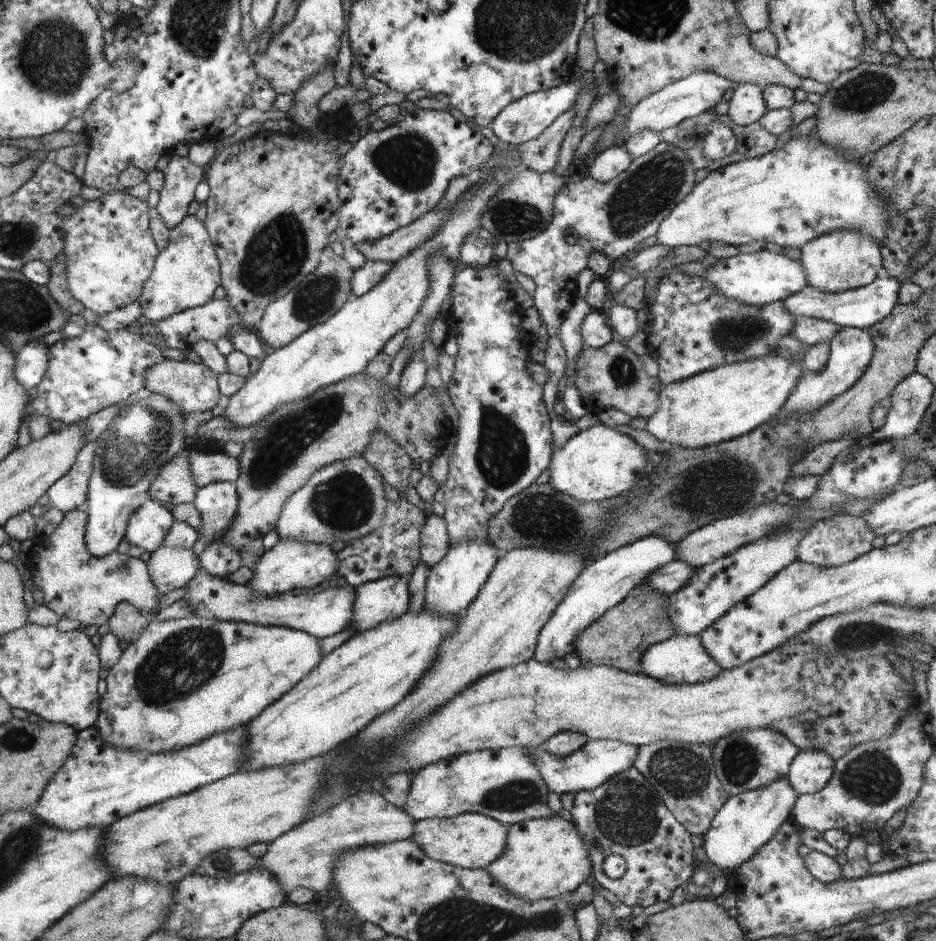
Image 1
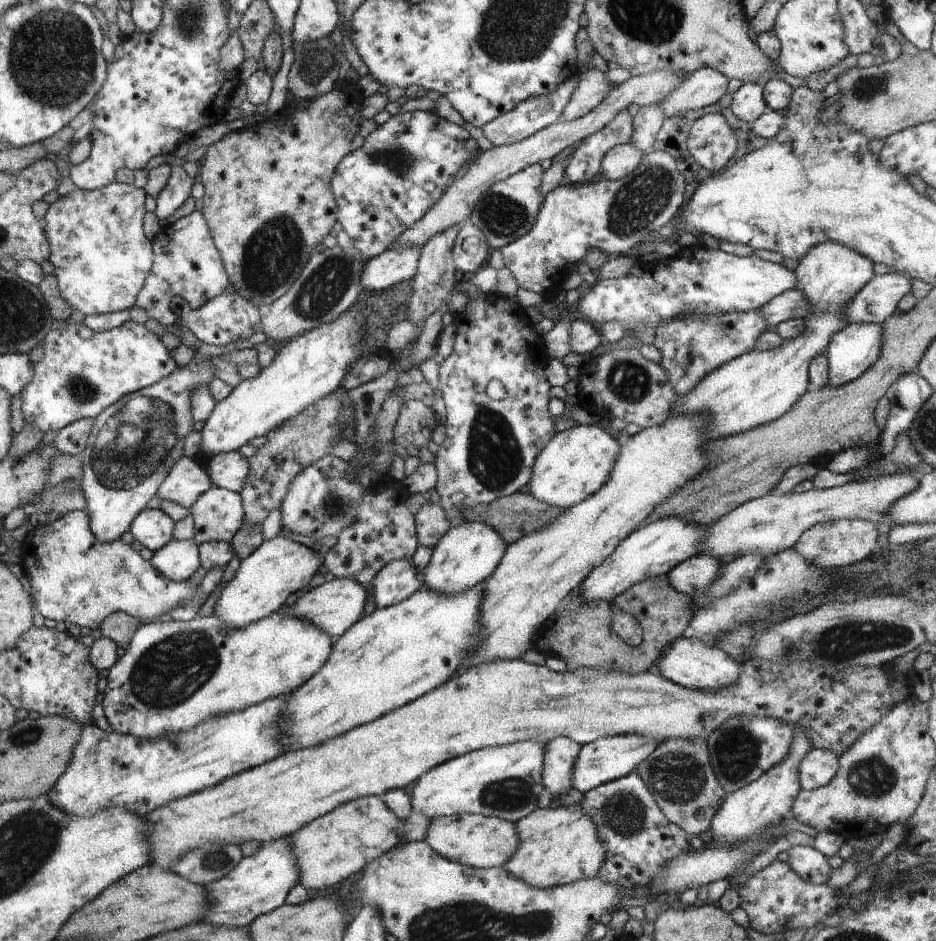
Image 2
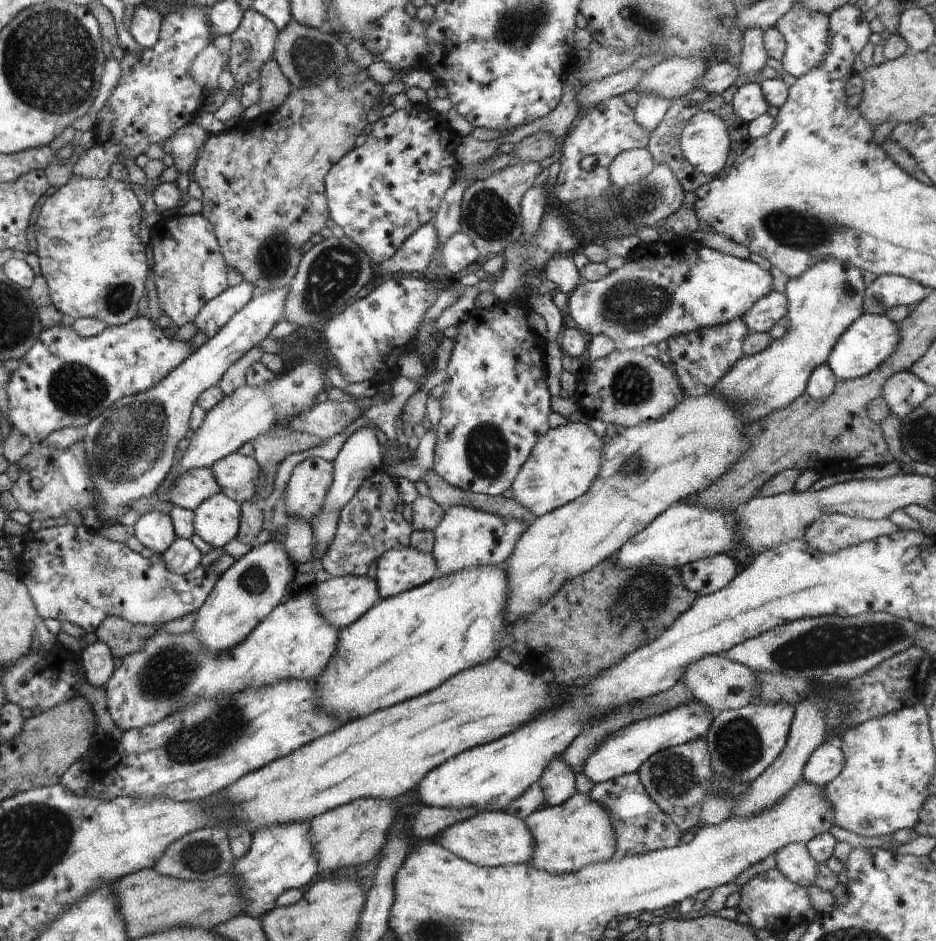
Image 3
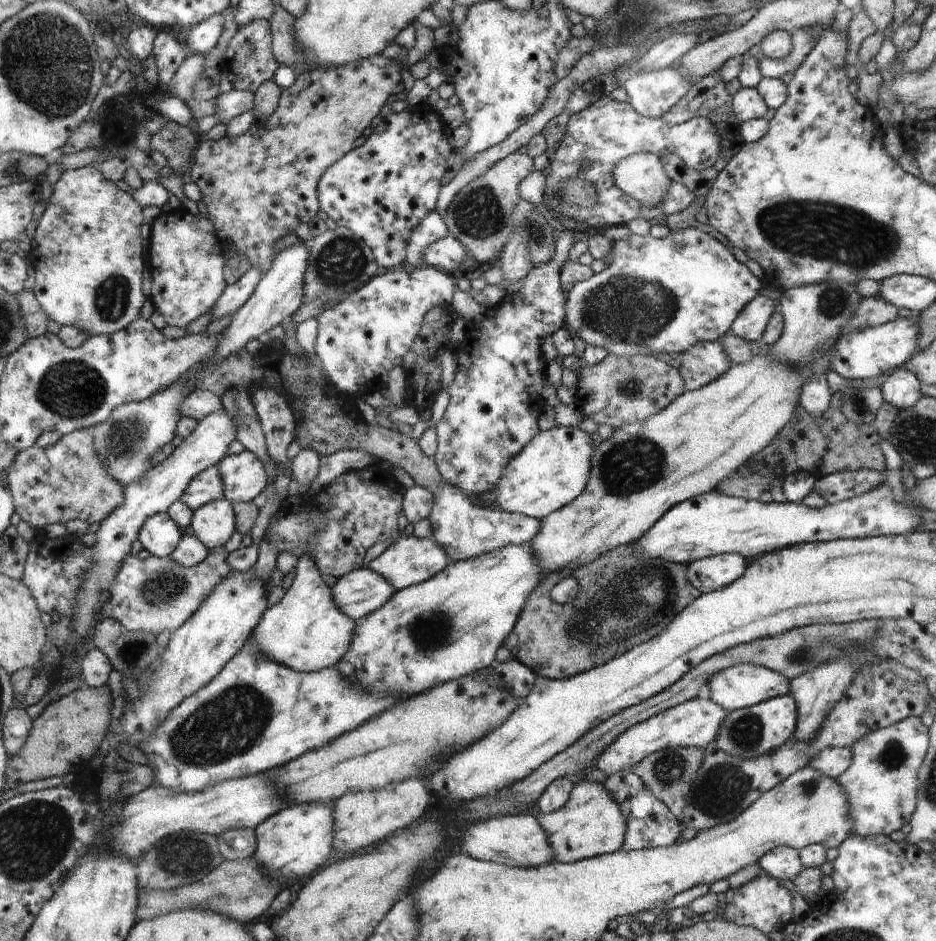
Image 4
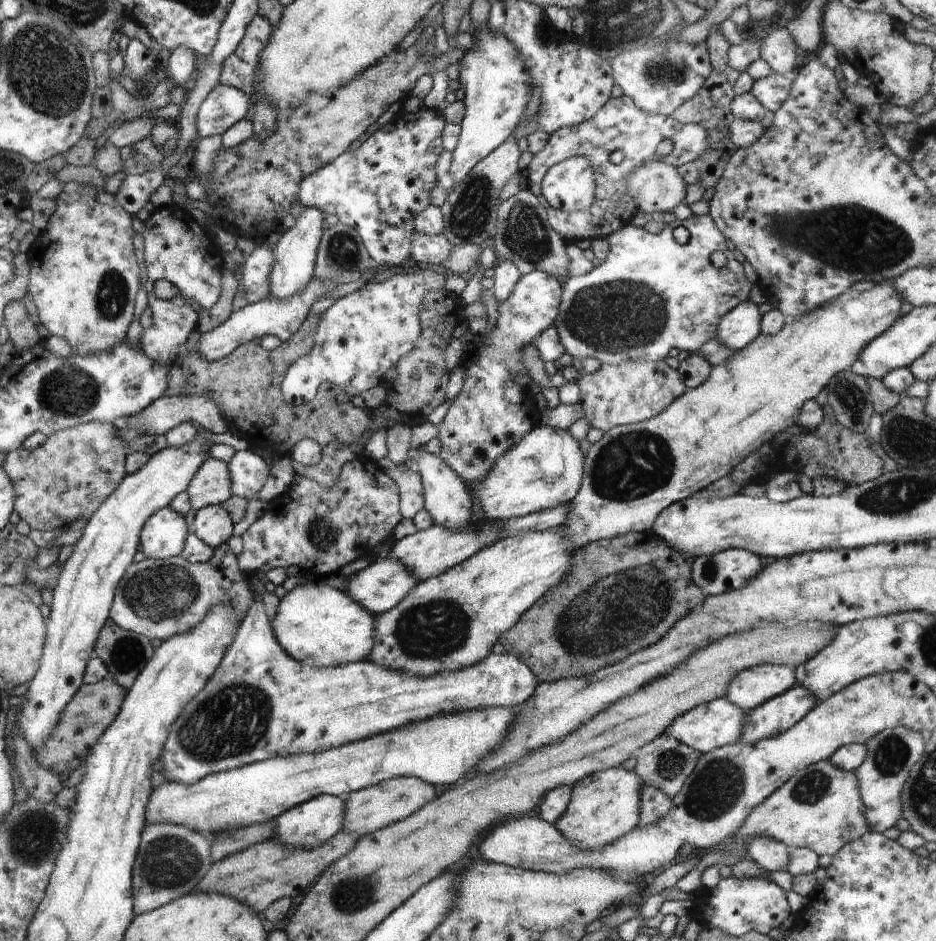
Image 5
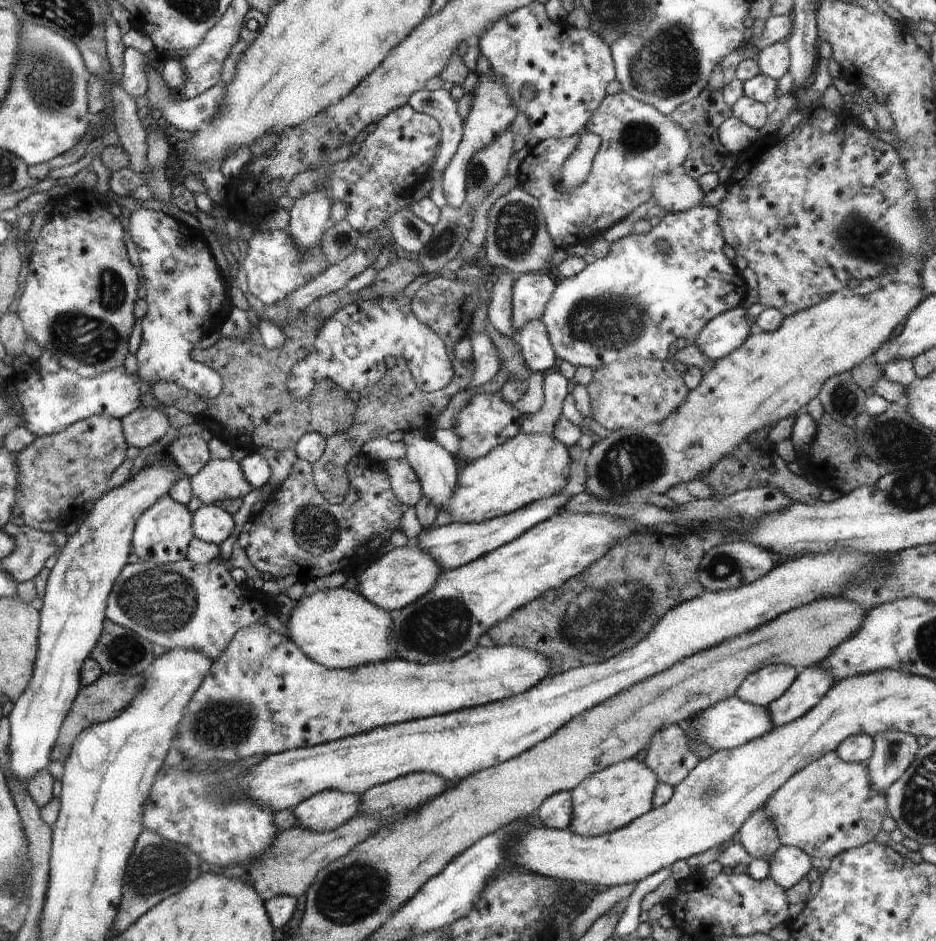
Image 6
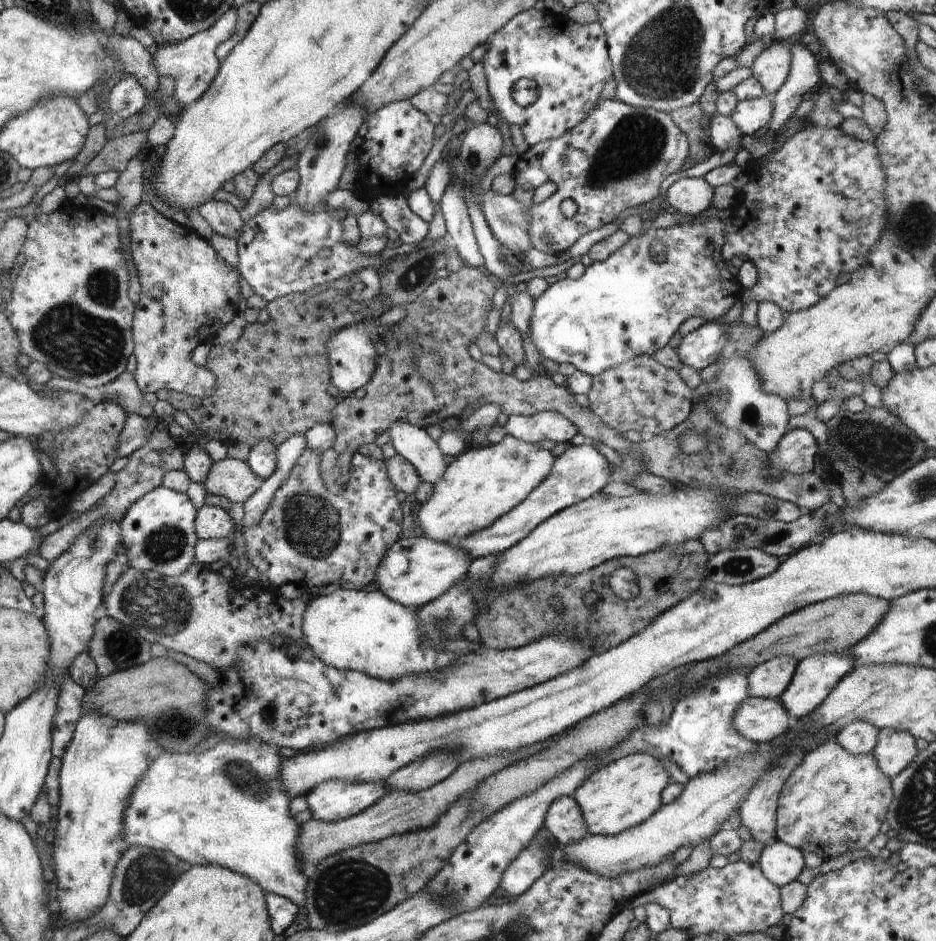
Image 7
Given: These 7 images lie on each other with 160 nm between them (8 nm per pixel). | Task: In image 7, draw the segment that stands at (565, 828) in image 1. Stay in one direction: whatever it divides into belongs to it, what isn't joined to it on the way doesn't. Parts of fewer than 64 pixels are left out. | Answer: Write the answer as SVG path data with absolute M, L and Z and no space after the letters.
M630 753L590 773L589 777L576 787L573 797L579 804L588 832L593 835L612 836L623 833L650 818L663 805L661 794L670 782L672 782L670 775L660 759L648 753Z

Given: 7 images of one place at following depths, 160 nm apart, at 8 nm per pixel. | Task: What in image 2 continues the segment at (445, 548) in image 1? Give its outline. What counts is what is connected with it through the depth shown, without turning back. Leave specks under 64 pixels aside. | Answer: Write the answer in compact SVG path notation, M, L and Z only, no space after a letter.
M424 504L416 514L416 530L422 546L433 548L446 536L451 522L441 504Z

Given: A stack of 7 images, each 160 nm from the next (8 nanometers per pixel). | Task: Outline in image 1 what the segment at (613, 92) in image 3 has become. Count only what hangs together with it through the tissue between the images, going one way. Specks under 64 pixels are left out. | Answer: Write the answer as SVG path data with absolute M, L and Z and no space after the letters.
M572 110L563 112L540 136L518 146L522 163L538 174L554 172L566 133L572 126Z

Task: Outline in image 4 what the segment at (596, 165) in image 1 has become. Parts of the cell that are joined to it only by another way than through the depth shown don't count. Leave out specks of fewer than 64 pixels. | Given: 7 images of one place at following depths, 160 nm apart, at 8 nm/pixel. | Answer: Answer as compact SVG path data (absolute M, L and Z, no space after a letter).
M640 152L628 156L614 170L614 183L624 194L640 202L641 206L654 208L668 194L672 180L666 176L662 158L656 154Z

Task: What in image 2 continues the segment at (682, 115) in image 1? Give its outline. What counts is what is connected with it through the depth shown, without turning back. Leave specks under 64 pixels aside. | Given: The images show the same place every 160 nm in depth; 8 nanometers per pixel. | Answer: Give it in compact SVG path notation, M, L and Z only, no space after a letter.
M703 67L682 80L676 90L668 92L658 106L666 118L678 114L682 116L690 110L701 110L701 107L719 103L727 93L728 83L729 79L718 70Z

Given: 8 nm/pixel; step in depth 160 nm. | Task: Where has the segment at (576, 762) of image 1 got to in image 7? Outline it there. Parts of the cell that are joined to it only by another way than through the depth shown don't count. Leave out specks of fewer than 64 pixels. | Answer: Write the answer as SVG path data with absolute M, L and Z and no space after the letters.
M746 697L735 710L733 727L753 743L769 743L784 735L793 721L779 699Z

